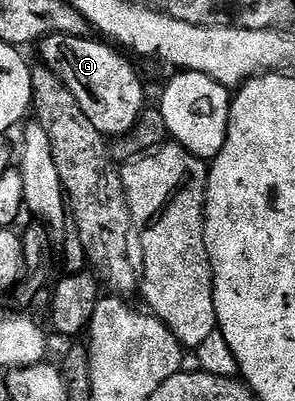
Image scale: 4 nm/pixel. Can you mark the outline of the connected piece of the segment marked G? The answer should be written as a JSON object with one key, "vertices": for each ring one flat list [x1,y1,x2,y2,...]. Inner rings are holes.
{"vertices":[[49,32,39,42,39,60,66,83,70,95,78,99,86,119,94,123,98,132,108,139,125,136,136,128,146,108,144,85,135,67,127,61,129,58,119,48,100,39,88,40,87,36,67,37,65,33]]}

